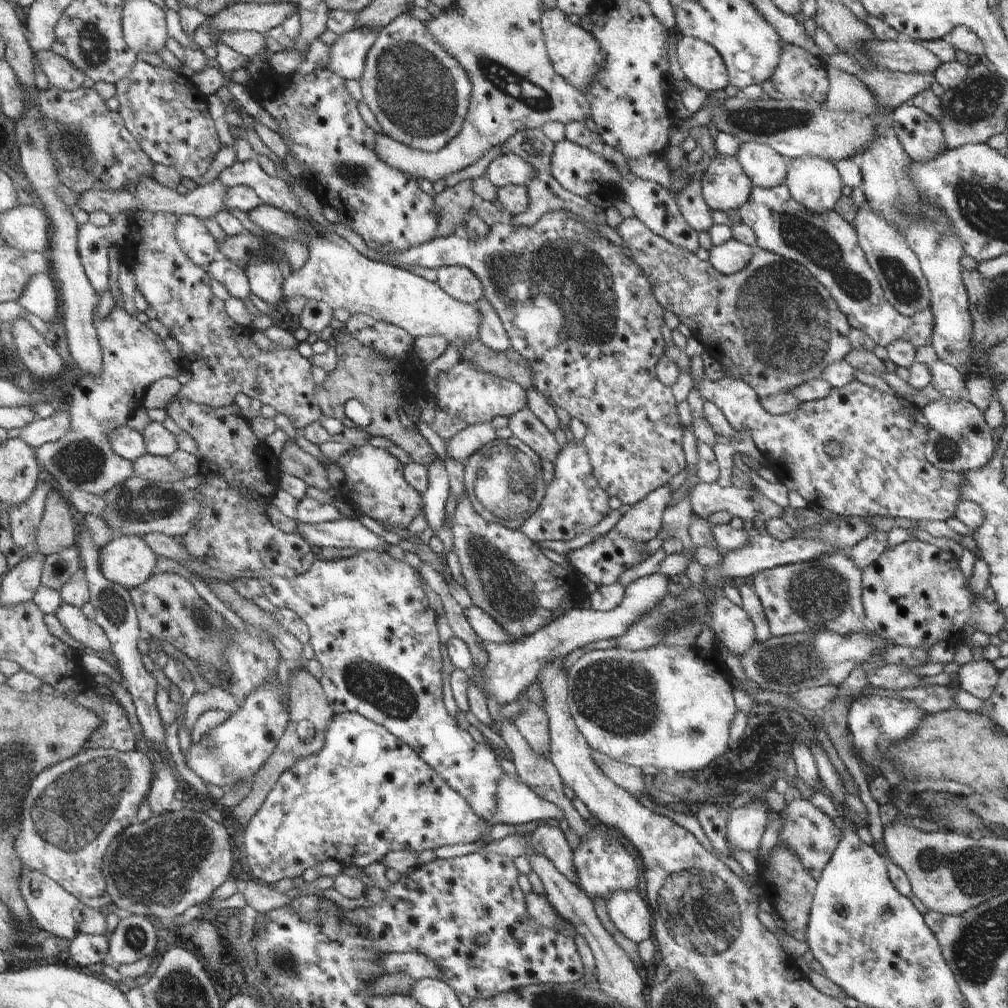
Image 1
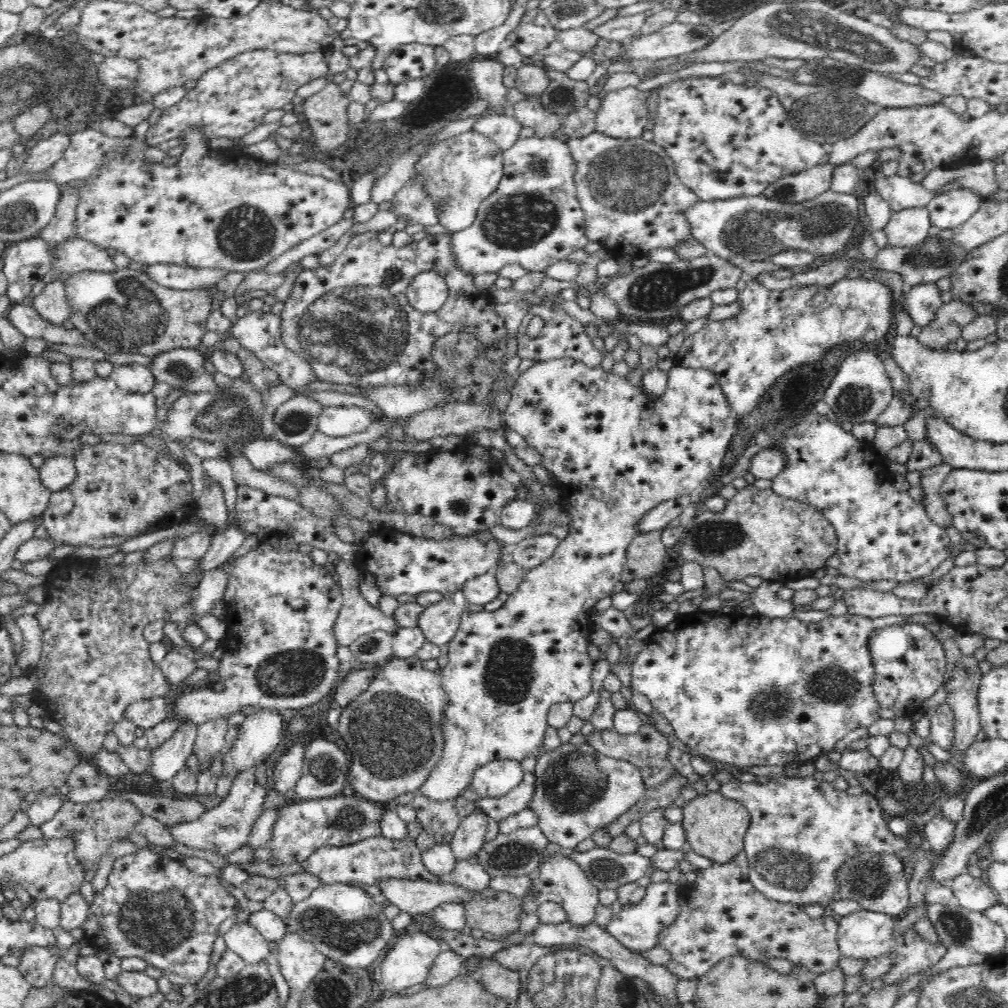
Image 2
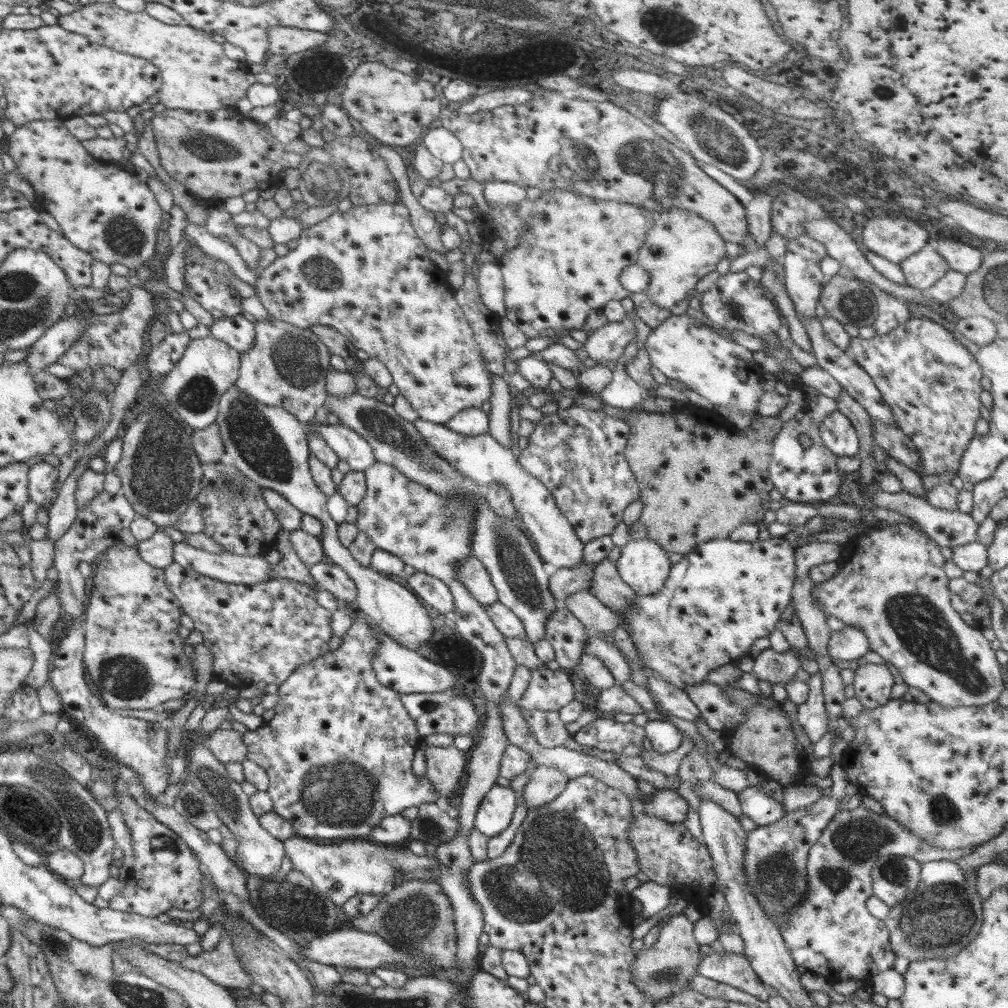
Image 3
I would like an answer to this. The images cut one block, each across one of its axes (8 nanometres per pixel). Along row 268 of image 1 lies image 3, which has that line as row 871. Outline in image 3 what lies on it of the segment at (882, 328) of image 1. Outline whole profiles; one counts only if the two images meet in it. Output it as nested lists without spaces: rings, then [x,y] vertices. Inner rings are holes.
[[[863,806],[853,810],[838,811],[808,852],[806,864],[808,888],[805,898],[791,908],[787,922],[779,927],[784,944],[797,966],[806,966],[808,971],[824,976],[833,986],[835,982],[843,980],[866,982],[875,974],[894,969],[894,960],[897,956],[892,950],[889,930],[884,921],[874,918],[866,908],[865,900],[873,895],[874,864],[886,855],[908,855],[909,858],[922,864],[936,860],[955,861],[974,852],[973,848],[940,850],[940,848],[928,846],[928,842],[920,839],[916,833],[909,831],[909,828],[897,823],[888,815],[876,814]]]

